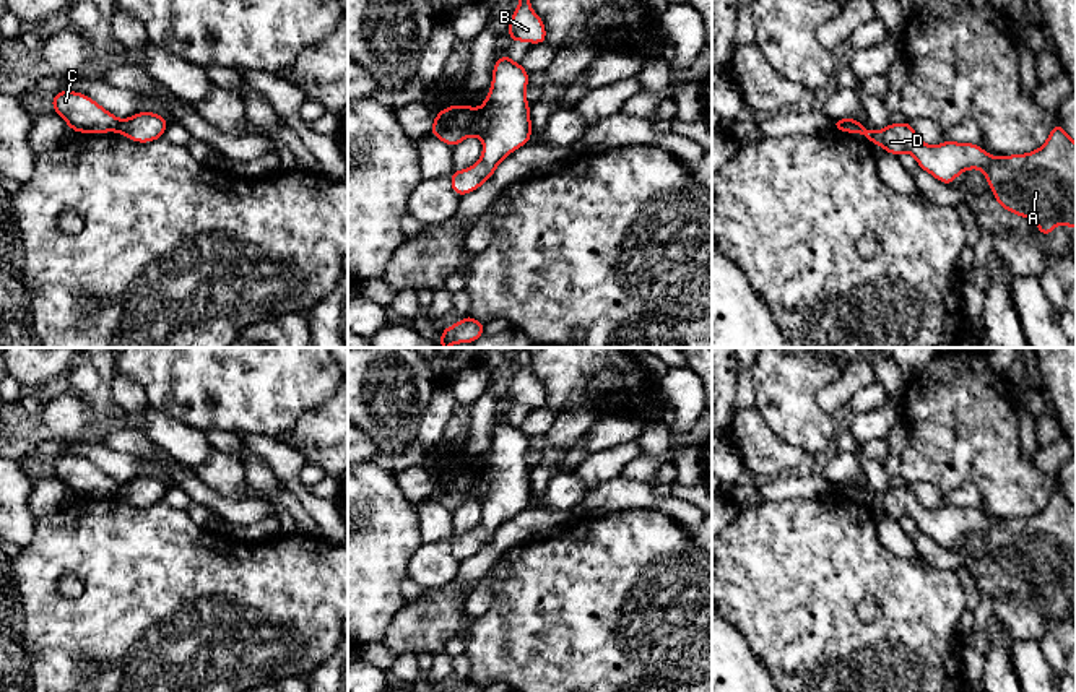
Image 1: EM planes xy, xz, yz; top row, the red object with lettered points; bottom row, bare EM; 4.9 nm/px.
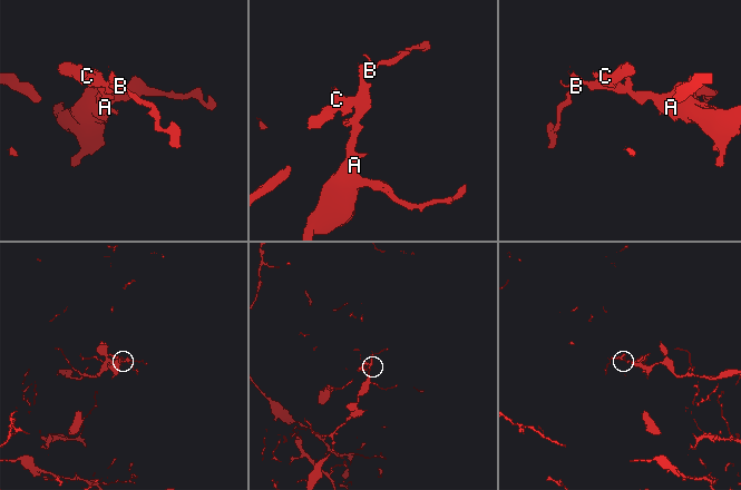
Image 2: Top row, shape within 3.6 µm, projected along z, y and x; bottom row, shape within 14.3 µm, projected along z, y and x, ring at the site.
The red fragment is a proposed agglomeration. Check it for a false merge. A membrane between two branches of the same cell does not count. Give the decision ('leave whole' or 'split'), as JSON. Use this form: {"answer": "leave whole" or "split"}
{"answer": "split"}

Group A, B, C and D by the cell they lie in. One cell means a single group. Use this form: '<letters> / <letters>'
A B D / C

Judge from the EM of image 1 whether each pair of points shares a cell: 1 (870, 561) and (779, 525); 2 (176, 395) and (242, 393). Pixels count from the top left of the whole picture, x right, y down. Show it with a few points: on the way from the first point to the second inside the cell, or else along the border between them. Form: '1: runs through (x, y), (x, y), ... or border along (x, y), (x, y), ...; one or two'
1: runs through (847, 561), (829, 556), (810, 556), (802, 548); one
2: runs through (192, 393), (226, 393); one

